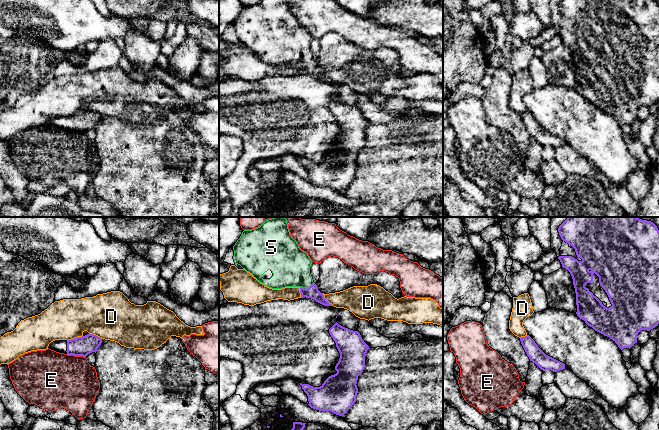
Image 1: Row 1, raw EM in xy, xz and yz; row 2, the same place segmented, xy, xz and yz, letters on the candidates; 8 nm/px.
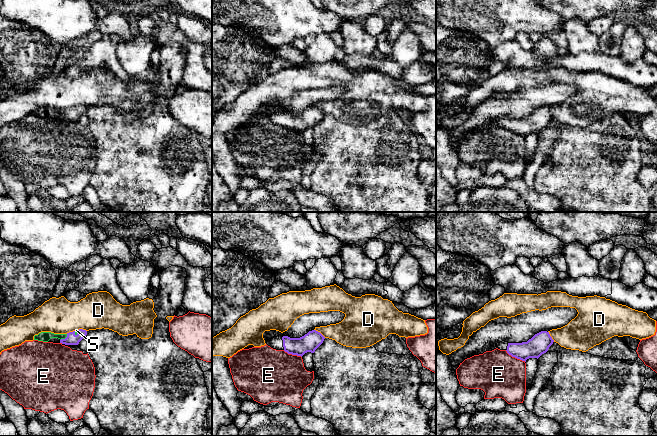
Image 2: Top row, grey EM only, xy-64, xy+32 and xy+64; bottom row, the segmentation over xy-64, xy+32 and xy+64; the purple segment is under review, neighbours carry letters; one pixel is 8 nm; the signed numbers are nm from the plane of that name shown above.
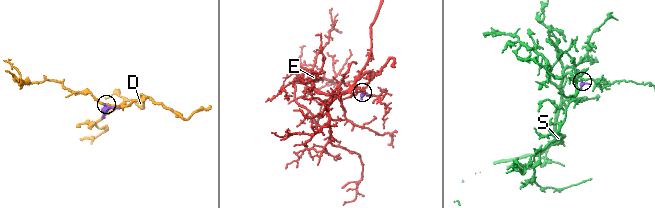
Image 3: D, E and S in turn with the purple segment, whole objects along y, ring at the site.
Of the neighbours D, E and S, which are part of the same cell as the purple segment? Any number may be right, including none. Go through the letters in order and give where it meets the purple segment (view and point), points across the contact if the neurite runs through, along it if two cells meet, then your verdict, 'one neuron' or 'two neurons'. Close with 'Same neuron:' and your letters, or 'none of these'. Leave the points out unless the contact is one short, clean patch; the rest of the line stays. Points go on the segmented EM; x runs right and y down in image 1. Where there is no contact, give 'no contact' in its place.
D: contact xy (74, 338); border xy (82, 335), (67, 341); two neurons
E: contact xy (76, 355); border xy (66, 354), (82, 355), (85, 357); two neurons
S: contact xz (305, 288); way xz (312, 292), (305, 288), (305, 282), (290, 266); one neuron
Same neuron: S

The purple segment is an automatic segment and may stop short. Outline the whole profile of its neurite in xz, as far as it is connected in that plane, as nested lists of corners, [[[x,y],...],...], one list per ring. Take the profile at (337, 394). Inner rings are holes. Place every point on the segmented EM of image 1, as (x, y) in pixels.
[[[339,325],[329,329],[336,343],[340,358],[335,366],[336,374],[329,376],[320,387],[302,384],[308,396],[309,406],[319,411],[330,411],[342,416],[356,402],[358,376],[365,368],[365,356],[369,346],[358,331]]]

